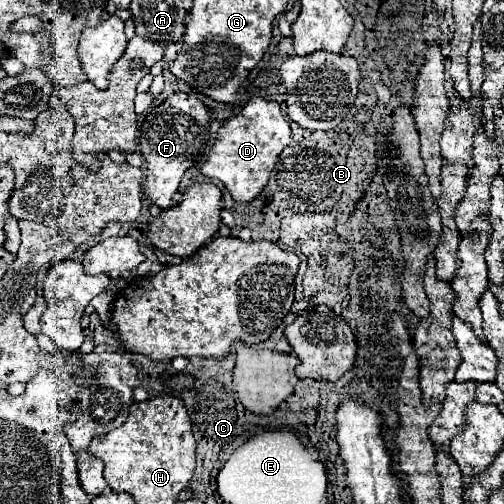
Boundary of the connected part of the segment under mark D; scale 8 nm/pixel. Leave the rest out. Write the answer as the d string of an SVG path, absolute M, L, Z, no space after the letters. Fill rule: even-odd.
M252 97L242 113L222 123L216 133L216 141L210 149L208 159L202 163L202 175L210 179L218 179L232 195L234 201L252 201L266 187L270 173L276 165L278 155L284 147L290 145L290 125L282 115L280 105L276 101L266 101L262 97Z

